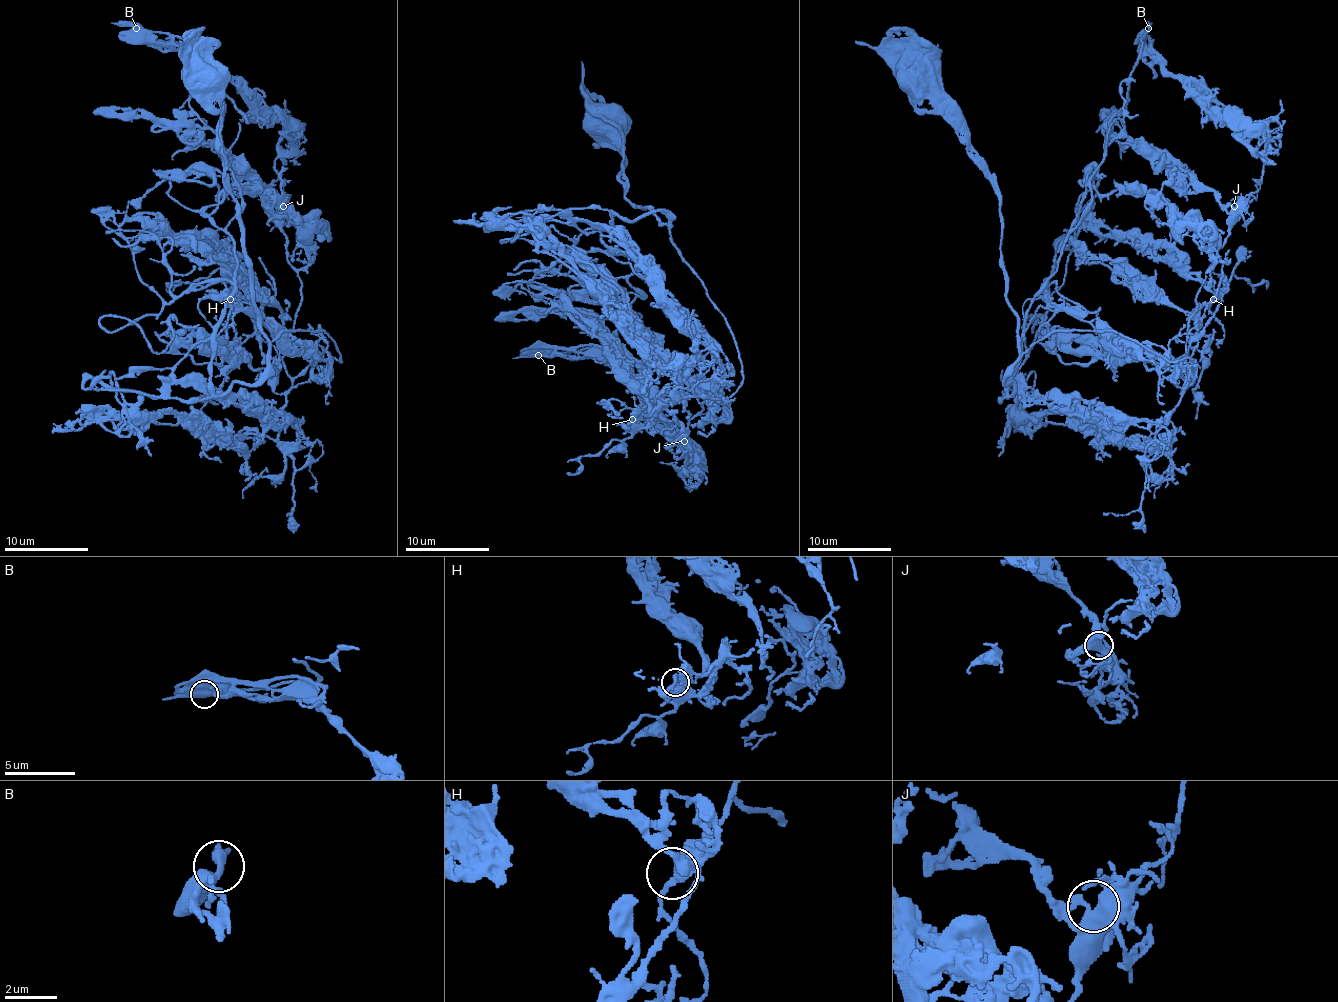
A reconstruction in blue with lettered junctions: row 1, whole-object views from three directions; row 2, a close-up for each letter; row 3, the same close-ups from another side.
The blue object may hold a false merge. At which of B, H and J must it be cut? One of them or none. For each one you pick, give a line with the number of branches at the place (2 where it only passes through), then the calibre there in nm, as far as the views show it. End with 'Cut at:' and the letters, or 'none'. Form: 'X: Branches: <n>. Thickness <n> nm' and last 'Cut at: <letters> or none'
Cut at: none

